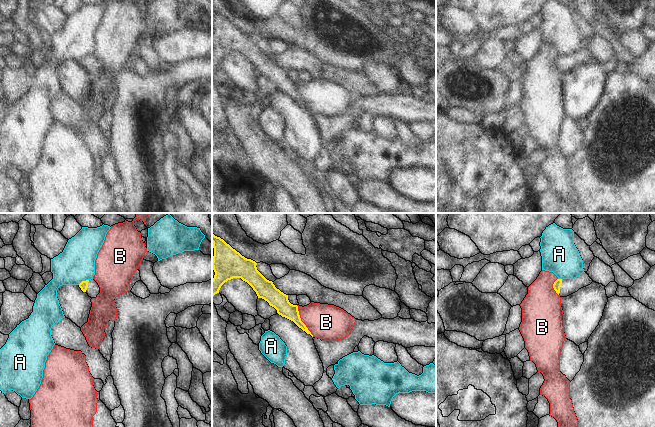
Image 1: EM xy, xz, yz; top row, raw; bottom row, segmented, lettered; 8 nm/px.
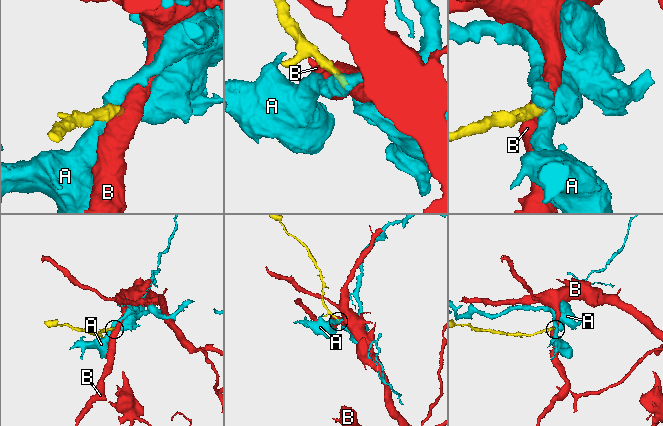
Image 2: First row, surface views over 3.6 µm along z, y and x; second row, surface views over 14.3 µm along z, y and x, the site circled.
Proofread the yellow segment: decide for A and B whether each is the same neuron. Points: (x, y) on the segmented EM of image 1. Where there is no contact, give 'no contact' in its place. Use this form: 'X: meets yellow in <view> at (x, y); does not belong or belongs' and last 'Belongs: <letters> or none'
A: meets yellow in xy at (83, 281); does not belong
B: meets yellow in xz at (301, 321); does not belong
Belongs: none

